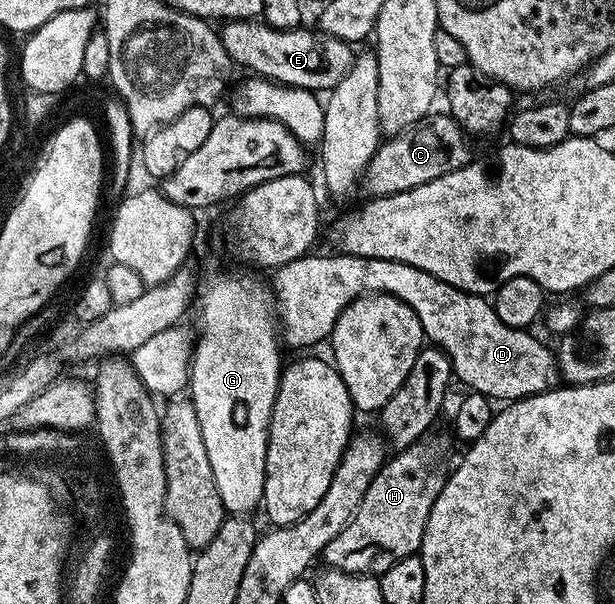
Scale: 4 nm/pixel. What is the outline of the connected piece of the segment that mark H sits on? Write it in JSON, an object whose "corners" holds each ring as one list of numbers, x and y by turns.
{"corners":[[420,439,410,449,396,452,392,461,384,460,349,523,324,547,324,566,346,573,382,575,393,563,422,550,429,511,449,476,442,443,427,440]]}

